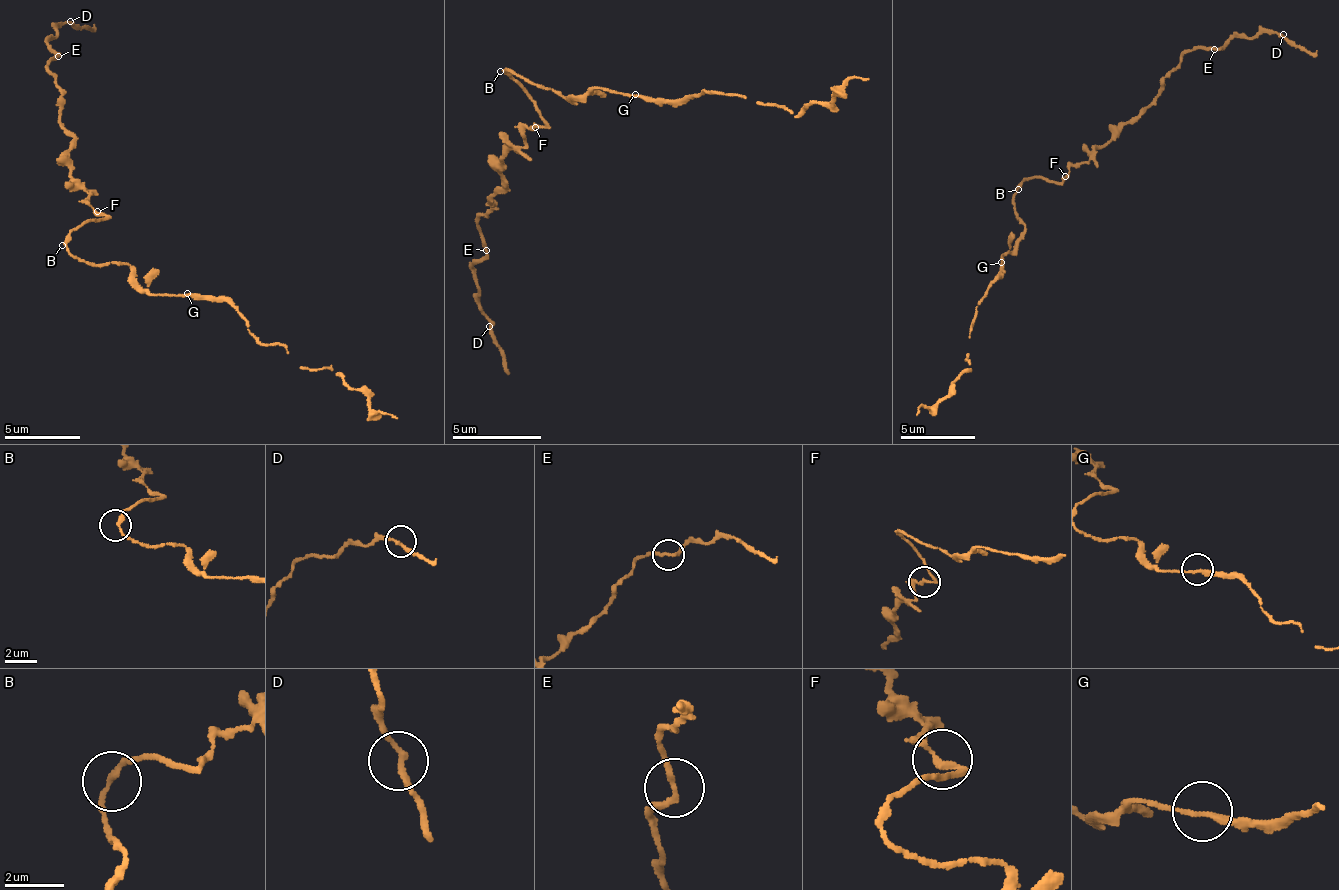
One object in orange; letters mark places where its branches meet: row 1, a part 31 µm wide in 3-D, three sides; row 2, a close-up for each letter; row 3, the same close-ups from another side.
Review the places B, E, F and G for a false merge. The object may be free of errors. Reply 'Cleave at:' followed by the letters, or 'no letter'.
Cleave at: no letter

